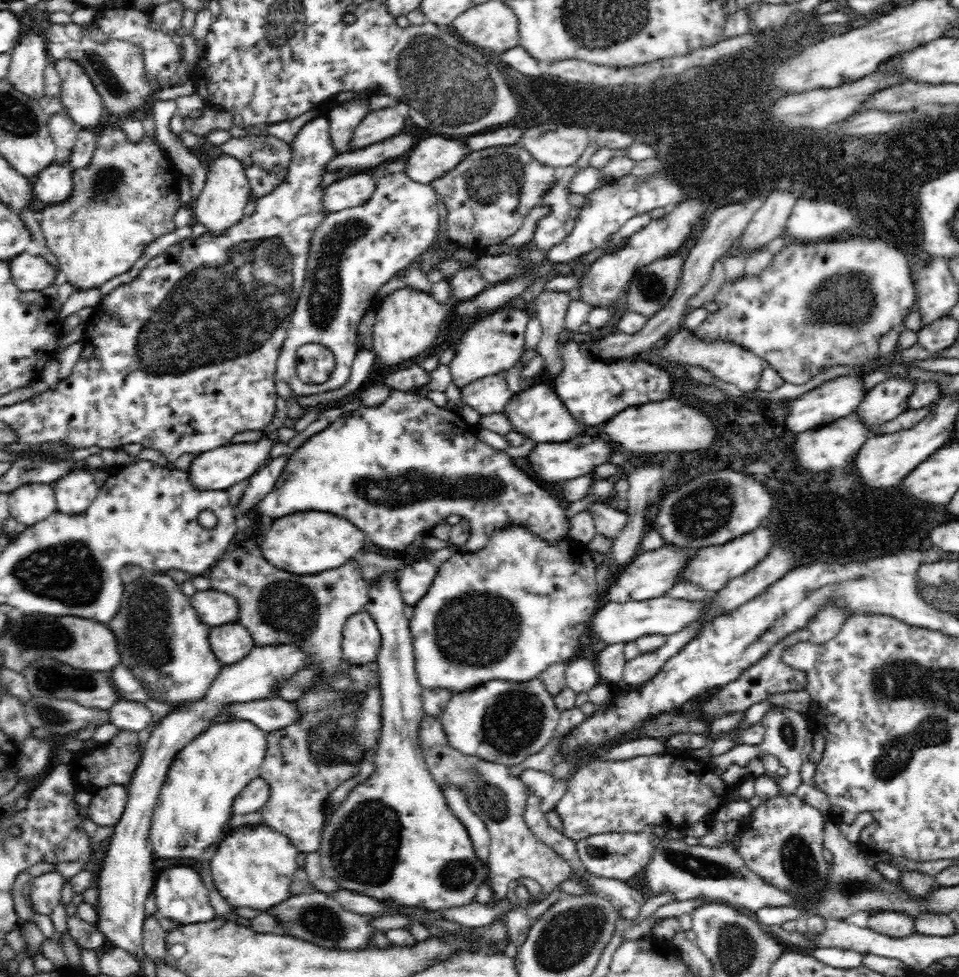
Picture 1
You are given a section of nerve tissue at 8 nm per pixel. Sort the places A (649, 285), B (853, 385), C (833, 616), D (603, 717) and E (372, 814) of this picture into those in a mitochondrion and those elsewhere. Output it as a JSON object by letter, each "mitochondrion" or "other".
{"A":"mitochondrion","B":"other","C":"mitochondrion","D":"other","E":"mitochondrion"}

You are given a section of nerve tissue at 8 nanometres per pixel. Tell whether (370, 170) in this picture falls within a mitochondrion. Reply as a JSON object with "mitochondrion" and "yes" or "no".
{"mitochondrion":"no"}

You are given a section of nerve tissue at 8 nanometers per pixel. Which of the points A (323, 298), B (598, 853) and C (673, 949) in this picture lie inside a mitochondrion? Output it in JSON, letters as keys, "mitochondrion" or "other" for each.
{"A":"mitochondrion","B":"mitochondrion","C":"other"}

